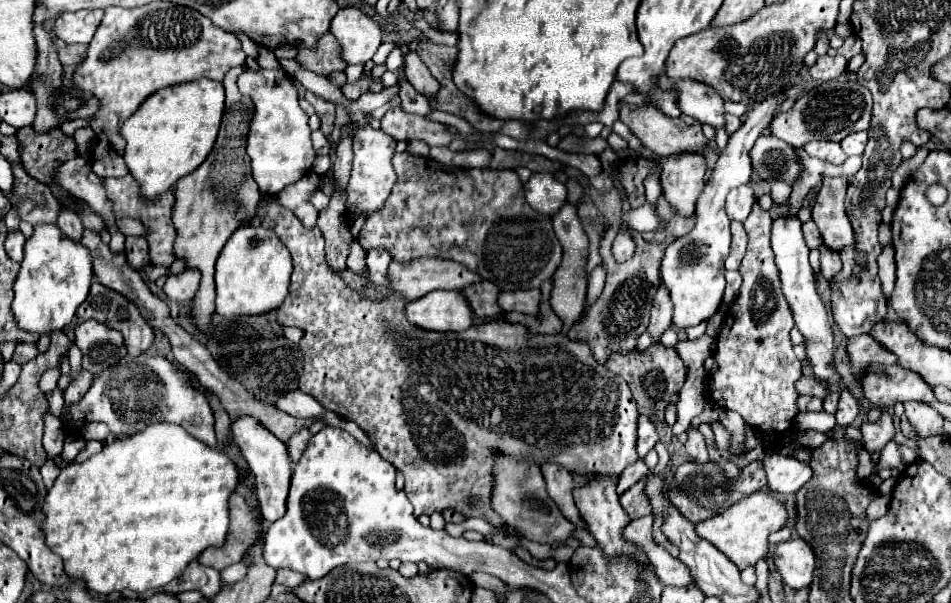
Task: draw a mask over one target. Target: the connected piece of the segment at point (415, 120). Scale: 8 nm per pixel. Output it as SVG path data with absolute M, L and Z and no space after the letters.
M400 105L386 111L384 119L380 121L382 131L394 137L396 141L420 140L430 147L448 146L457 134L451 134L440 123L434 123L426 117L406 113Z

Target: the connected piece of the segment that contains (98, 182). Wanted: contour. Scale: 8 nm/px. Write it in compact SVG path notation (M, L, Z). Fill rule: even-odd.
M74 157L58 169L56 181L74 197L86 201L106 221L106 227L112 235L110 241L112 253L124 251L124 235L116 227L116 217L112 213L112 201L106 197L104 179L96 177L88 163L78 163L78 157Z

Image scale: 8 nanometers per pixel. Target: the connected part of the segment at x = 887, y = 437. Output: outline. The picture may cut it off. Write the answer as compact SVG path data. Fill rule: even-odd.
M882 413L878 423L866 421L860 431L862 431L862 447L868 453L880 453L886 447L886 443L892 441L896 435L892 415L888 415L888 413Z

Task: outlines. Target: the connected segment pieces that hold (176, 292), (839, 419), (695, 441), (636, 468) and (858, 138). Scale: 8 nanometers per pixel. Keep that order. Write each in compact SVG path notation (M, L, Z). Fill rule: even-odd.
M186 269L178 275L170 275L164 285L164 293L172 301L190 301L200 285L200 271L198 269Z
M846 389L844 390L838 402L835 413L836 423L839 426L848 426L852 424L859 413L859 404L853 395Z
M688 427L686 433L688 433L688 441L686 441L686 451L688 451L688 455L690 455L694 461L698 461L698 463L706 463L706 461L708 461L708 451L706 451L704 437L698 433L696 427Z
M638 459L636 463L628 465L628 467L622 471L622 475L620 475L620 479L618 479L616 491L618 491L618 493L624 493L624 491L630 489L634 483L638 483L644 475L648 475L648 467L646 467L646 463L644 463L642 459Z
M860 131L860 133L850 133L848 137L844 137L840 141L842 149L846 155L862 155L864 153L864 147L866 147L866 131Z

